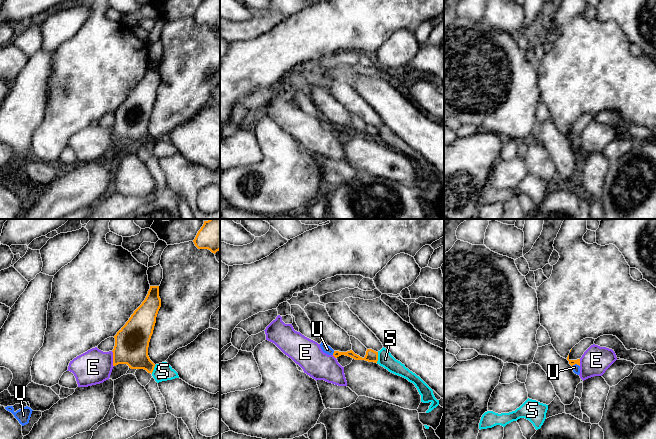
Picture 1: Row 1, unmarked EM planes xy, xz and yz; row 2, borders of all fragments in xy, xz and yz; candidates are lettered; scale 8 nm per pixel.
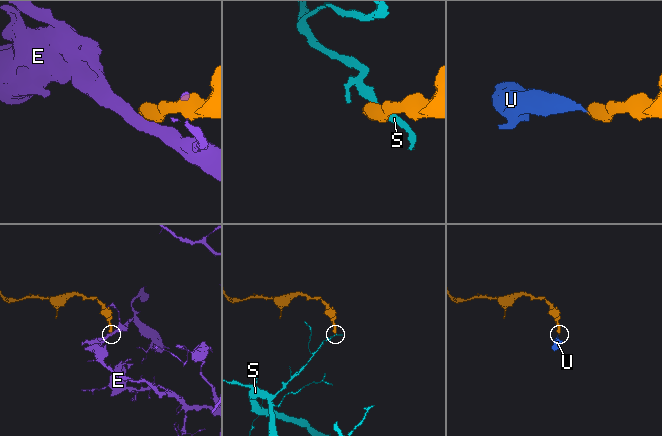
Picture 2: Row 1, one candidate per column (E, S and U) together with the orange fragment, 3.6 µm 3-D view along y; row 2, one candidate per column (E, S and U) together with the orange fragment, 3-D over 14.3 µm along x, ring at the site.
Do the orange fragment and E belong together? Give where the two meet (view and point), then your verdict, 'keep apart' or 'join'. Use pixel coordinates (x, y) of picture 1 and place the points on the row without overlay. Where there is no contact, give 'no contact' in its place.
xy (113, 135) | keep apart

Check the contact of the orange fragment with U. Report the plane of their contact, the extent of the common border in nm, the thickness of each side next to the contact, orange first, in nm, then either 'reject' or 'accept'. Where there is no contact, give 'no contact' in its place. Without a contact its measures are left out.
yz | 60 nm | 50/60 nm | accept

